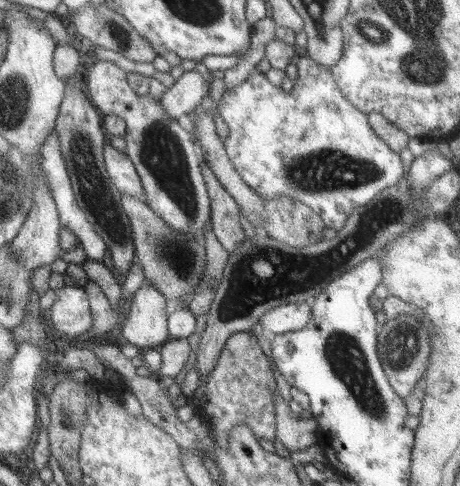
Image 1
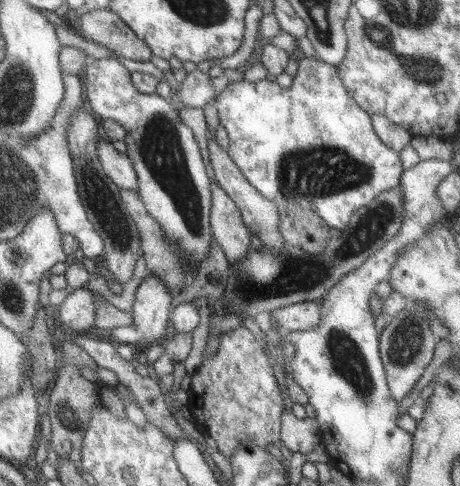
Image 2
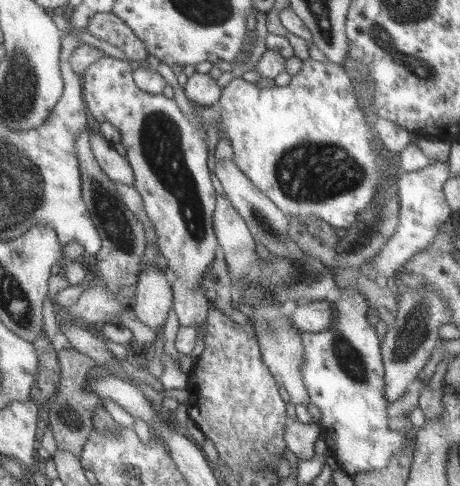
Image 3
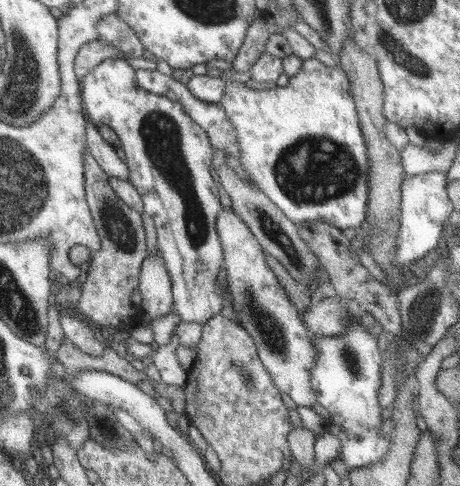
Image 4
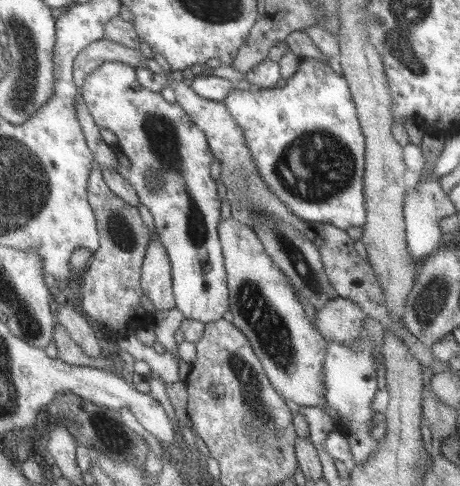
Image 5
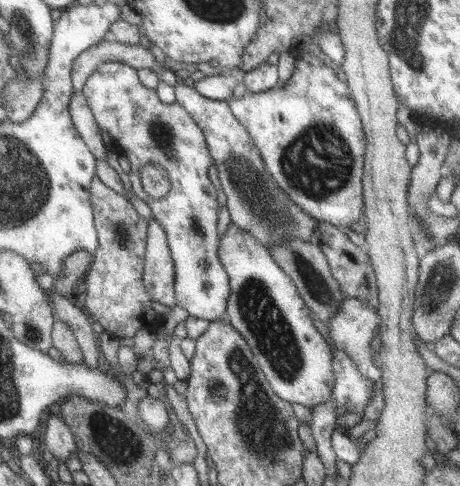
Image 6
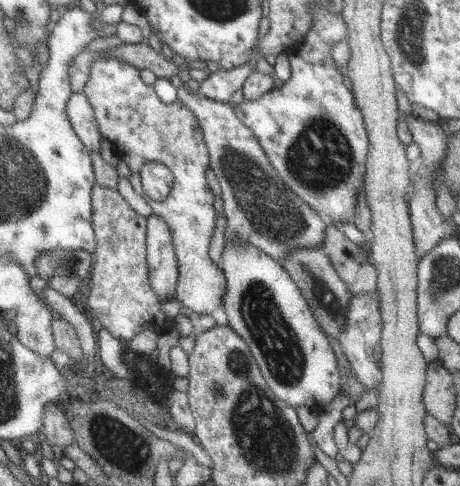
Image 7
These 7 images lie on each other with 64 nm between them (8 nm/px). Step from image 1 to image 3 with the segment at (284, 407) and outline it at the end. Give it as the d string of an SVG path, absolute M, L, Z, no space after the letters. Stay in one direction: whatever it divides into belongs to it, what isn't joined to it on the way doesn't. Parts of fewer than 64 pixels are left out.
M287 420L283 440L289 452L297 456L297 460L313 458L313 444L321 438L321 426L317 422L301 424L297 420Z

